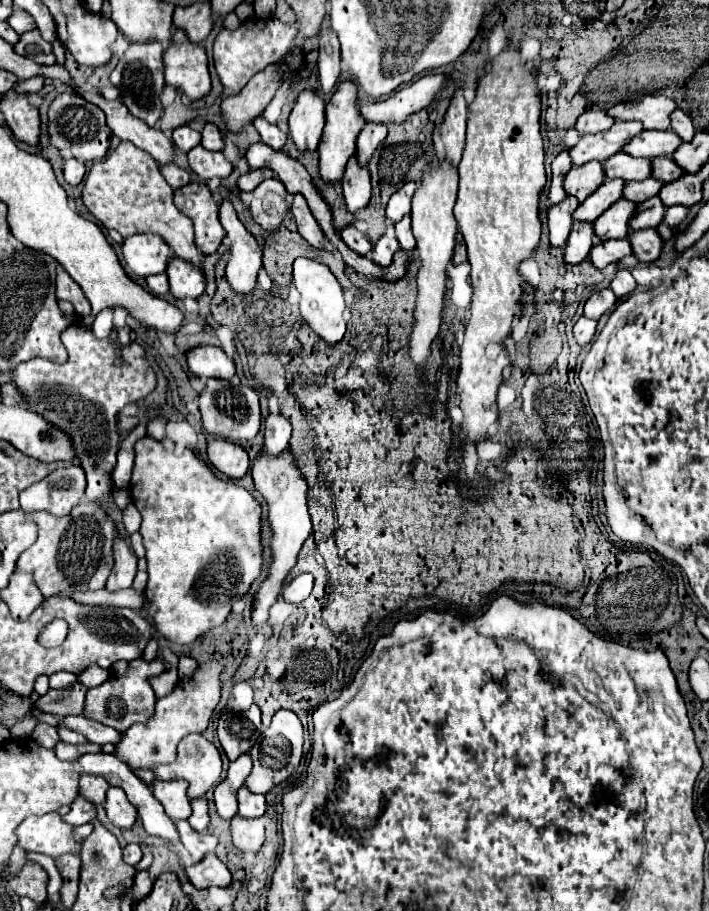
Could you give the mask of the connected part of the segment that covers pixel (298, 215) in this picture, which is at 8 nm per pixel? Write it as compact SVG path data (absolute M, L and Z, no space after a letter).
M295 194L293 198L293 206L291 206L291 212L295 216L295 222L299 226L299 234L315 248L321 248L321 238L323 238L323 230L321 226L317 224L317 220L313 218L309 206L307 206L307 200L301 196L301 194Z

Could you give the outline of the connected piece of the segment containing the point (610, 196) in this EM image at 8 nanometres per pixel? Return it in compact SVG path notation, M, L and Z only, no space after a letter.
M605 180L595 190L595 194L591 194L585 202L579 204L579 208L575 210L575 220L593 222L601 212L605 212L611 204L623 198L623 188L625 180Z

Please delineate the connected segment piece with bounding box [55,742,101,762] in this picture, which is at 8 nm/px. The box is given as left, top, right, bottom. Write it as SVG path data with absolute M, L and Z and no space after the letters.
M57 742L55 746L55 754L61 758L61 760L77 760L83 752L99 752L101 746L99 744L79 744L79 746L73 746L73 744L67 744L67 742Z

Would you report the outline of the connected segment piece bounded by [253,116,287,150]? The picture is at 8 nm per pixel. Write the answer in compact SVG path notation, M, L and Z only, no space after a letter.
M263 116L255 118L255 120L253 120L253 126L255 126L255 130L261 134L261 142L263 142L263 144L271 146L273 150L281 150L281 148L285 146L287 134L285 134L283 130L279 130L277 126L269 124Z

